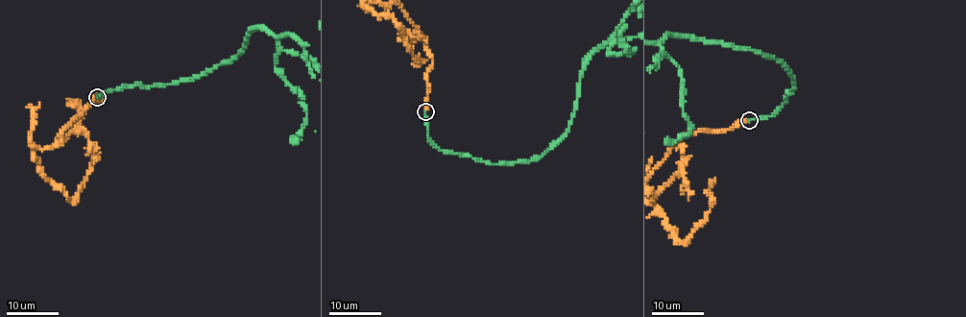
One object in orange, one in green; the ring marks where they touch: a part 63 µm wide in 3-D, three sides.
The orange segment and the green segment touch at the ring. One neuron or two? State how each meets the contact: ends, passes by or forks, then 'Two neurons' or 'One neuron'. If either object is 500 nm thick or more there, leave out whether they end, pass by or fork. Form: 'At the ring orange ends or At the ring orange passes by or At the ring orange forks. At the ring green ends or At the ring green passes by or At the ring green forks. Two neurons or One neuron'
At the ring orange ends. At the ring green ends. One neuron

